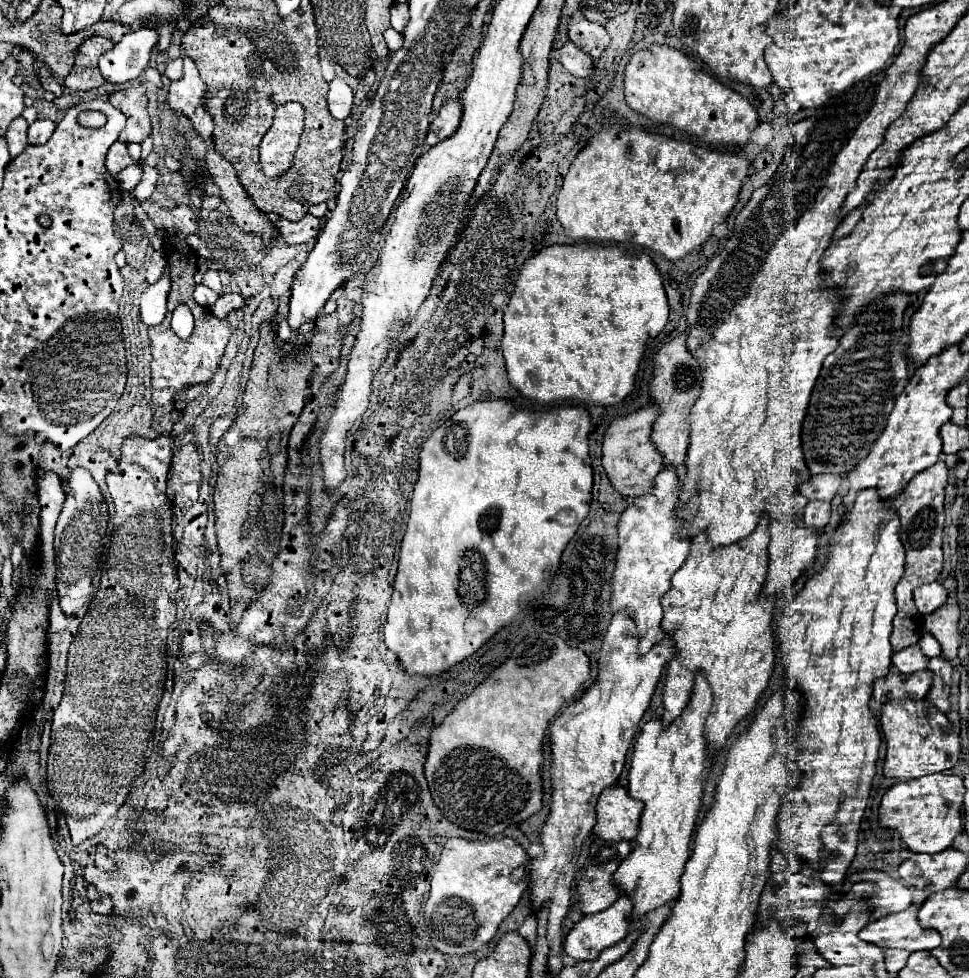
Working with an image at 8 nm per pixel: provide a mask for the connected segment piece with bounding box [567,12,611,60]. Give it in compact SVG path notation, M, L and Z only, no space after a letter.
M575 12L569 18L569 26L567 26L567 34L571 38L571 42L575 46L579 46L583 52L587 52L593 60L597 60L601 56L601 52L609 46L609 34L601 24L589 22L583 18L581 12Z

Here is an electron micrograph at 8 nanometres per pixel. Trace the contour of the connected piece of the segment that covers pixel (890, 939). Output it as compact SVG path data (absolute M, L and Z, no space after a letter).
M915 910L873 920L859 932L859 938L879 948L905 948L909 952L931 950L939 944L939 936L933 934L933 930L923 930L917 924Z

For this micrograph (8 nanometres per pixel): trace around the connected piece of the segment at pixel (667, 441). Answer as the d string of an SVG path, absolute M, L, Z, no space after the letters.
M677 336L671 342L667 342L653 358L653 378L649 382L649 396L659 406L659 416L653 422L651 442L663 456L665 466L679 468L685 464L687 454L687 416L691 412L691 406L695 398L701 392L701 370L699 362L689 354L685 346L685 336Z

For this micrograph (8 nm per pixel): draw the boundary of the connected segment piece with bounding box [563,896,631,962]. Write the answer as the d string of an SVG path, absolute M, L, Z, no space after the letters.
M619 896L617 902L605 912L577 920L565 936L565 954L577 962L595 960L605 948L621 942L621 938L625 938L629 932L629 922L625 922L629 904L629 898Z

